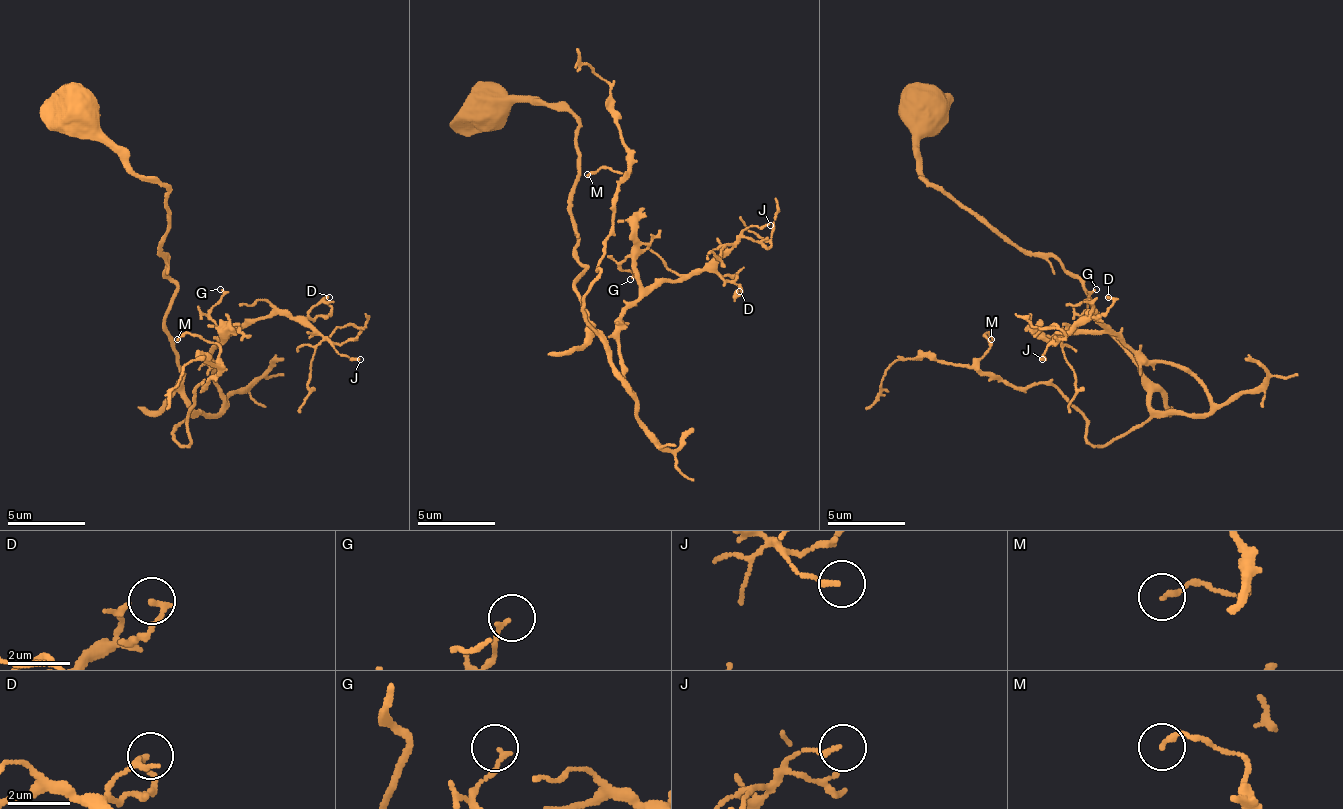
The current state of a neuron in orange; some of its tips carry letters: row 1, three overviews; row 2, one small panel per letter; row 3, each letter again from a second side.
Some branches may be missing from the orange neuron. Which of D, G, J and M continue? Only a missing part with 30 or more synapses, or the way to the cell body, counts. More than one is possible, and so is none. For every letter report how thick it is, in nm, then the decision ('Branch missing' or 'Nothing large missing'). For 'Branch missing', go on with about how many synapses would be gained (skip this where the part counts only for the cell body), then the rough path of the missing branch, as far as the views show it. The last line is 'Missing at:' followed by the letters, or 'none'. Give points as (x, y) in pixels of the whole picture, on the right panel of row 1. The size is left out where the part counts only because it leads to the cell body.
D: Thickness 190 nm. Nothing large missing
G: Thickness 150 nm. Nothing large missing
J: Thickness 150 nm. Nothing large missing
M: Thickness 160 nm. Nothing large missing
Missing at: none

